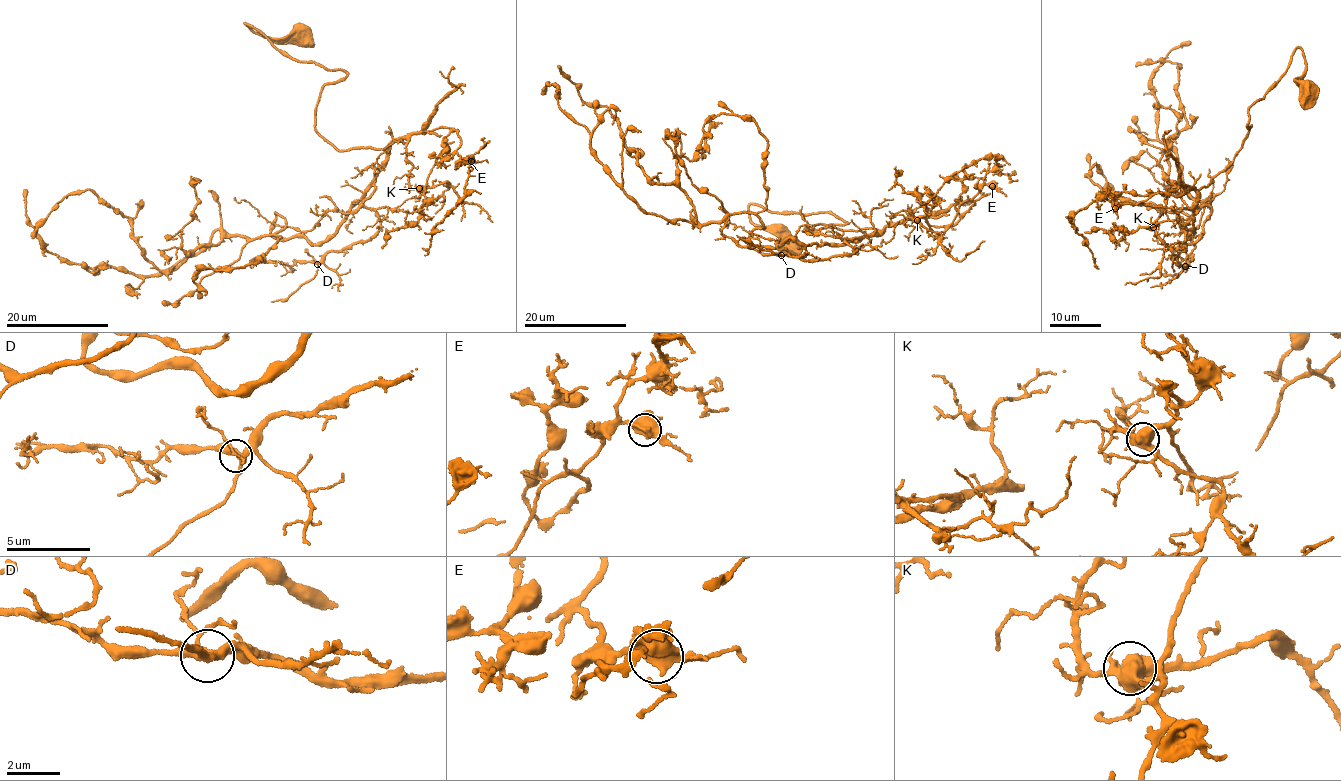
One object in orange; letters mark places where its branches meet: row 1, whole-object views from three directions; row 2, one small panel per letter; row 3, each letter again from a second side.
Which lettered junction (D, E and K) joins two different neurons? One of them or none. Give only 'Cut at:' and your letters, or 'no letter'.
Cut at: K

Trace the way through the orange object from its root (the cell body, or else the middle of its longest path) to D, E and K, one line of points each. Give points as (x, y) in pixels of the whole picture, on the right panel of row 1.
D: (1307, 93), (1298, 47), (1247, 111), (1241, 149), (1197, 192), (1185, 266)
E: (1307, 93), (1297, 83), (1306, 67), (1298, 47), (1249, 108), (1242, 147), (1207, 188), (1115, 208)
K: (1307, 93), (1298, 47), (1247, 111), (1234, 159), (1197, 193), (1172, 189), (1153, 226)

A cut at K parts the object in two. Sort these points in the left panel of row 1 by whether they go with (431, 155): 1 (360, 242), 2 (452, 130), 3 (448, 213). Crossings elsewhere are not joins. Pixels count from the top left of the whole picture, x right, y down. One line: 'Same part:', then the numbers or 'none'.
Same part: 2, 3

